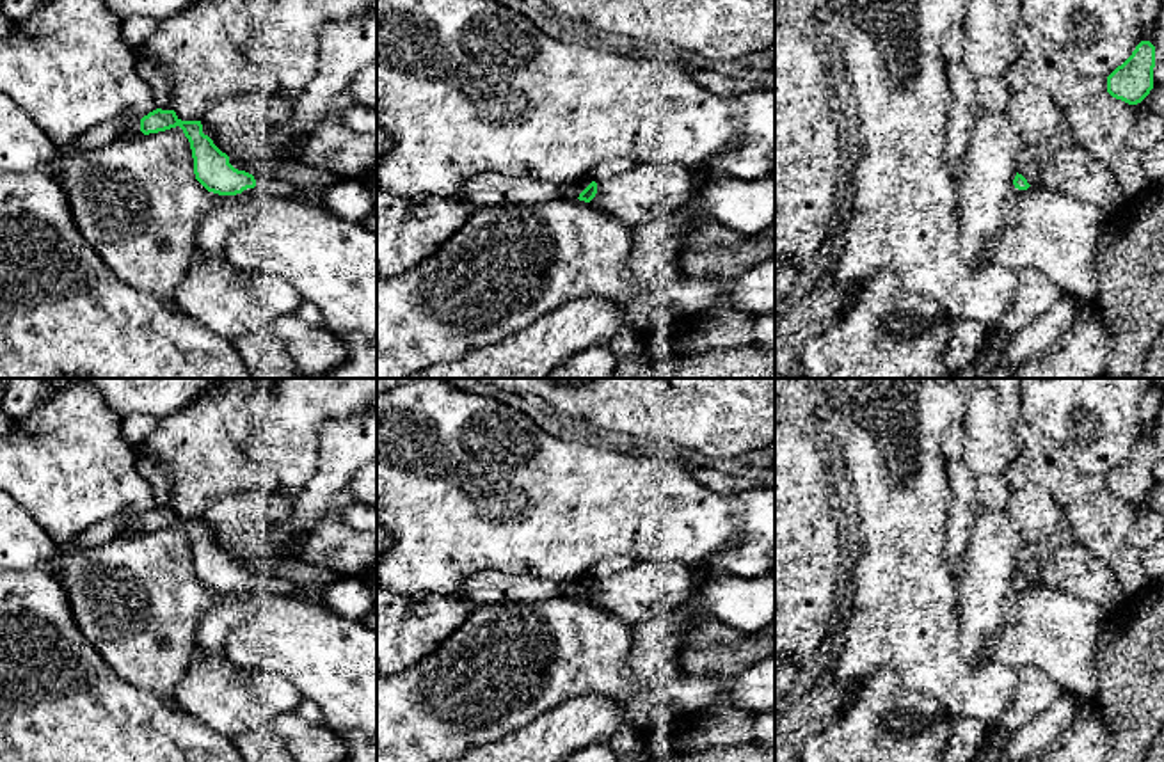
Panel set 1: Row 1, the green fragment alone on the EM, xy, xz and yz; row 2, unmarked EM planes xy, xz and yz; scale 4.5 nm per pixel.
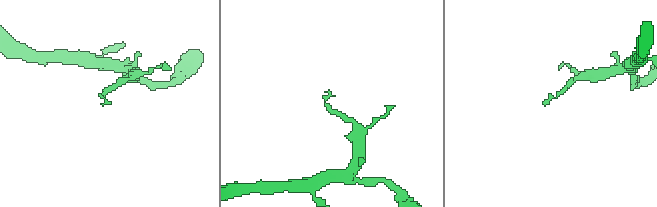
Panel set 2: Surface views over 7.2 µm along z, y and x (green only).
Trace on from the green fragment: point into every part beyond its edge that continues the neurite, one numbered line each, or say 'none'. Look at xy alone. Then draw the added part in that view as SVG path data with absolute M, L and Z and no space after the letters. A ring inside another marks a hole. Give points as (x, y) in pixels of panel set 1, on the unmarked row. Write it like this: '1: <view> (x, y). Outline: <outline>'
1: xy (263, 583). Outline: M252 572L252 574L256 577L256 584L243 588L243 591L274 593L274 595L286 595L286 597L304 595L304 590L295 586L290 581L256 574L256 572Z

